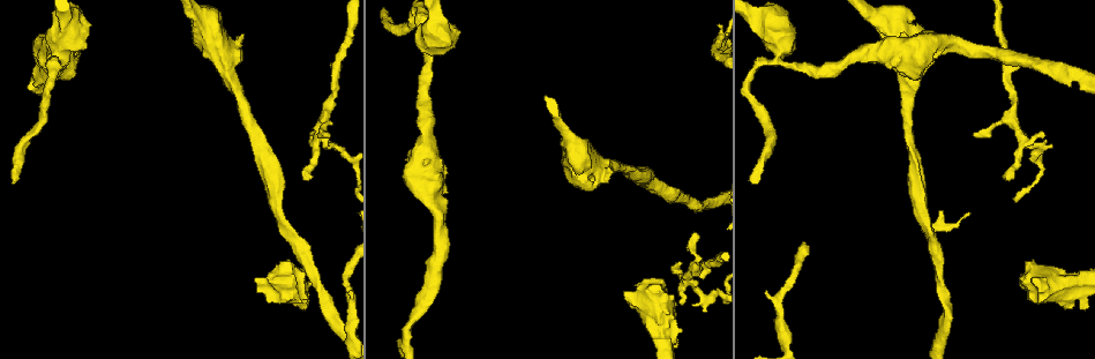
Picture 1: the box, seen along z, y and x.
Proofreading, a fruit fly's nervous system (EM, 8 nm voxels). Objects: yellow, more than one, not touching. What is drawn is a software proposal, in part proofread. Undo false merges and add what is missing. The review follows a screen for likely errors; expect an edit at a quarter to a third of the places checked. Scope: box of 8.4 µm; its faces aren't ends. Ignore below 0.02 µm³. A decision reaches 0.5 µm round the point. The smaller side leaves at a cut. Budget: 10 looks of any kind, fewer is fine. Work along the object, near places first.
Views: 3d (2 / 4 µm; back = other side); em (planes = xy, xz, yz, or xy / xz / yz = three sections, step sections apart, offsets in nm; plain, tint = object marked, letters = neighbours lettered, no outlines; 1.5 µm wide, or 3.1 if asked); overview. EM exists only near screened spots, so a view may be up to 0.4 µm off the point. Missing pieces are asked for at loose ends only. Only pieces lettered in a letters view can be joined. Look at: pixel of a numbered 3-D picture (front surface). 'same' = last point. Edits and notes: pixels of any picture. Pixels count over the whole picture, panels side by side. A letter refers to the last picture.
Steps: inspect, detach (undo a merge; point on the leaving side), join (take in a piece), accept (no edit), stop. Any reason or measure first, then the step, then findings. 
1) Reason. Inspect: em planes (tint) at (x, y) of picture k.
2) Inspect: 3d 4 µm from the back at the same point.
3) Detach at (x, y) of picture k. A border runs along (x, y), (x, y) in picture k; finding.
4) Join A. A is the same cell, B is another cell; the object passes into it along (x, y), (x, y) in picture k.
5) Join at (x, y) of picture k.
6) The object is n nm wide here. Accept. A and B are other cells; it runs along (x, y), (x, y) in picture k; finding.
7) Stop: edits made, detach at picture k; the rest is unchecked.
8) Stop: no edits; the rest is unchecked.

Sudden change in width. Inspect: 3d 4 µm from the back at (425, 133) of picture 1.

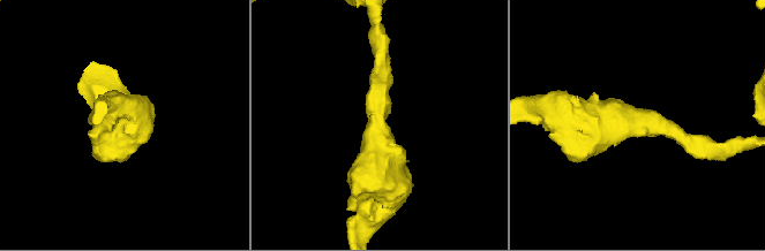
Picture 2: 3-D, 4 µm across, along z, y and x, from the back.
The arms are 240, 750 nm wide; now the EM. Inspect: em planes (tint) at (637, 126) of picture 2.

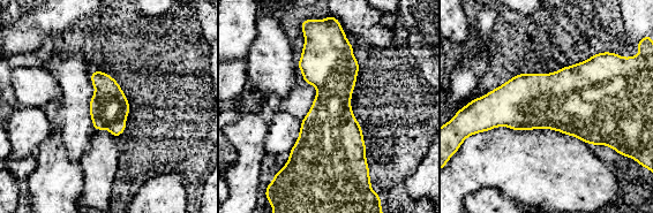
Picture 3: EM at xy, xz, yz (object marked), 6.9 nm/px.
See the neighbours. Inspect: em planes (letters) at the same point.

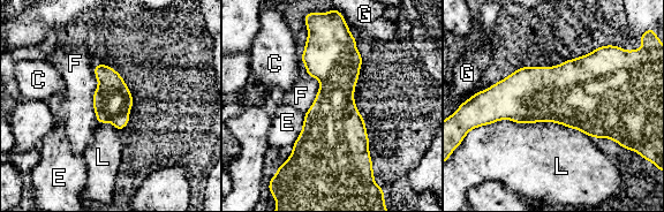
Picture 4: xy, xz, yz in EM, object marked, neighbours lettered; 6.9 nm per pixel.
Accept. C, E, F, G and L are other cells; a border runs along (95, 63), (93, 112), (98, 123) in picture 4; all the same neuron.

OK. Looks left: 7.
Calibre changes. Inspect: 3d 4 µm at (947, 41) of picture 1.

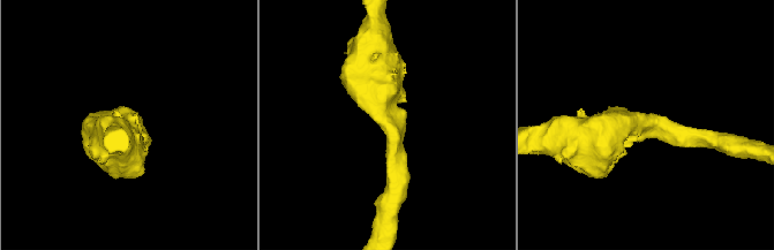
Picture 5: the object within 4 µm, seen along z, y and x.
Need the tissue. Inspect: em yz step 8 (tint) at (644, 119) of picture 5.

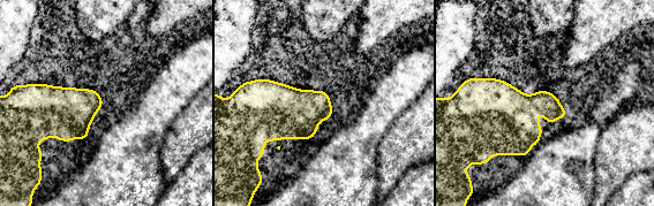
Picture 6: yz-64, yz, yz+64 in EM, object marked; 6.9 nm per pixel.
Cut it another way. Inspect: em planes (letters) at the same point.

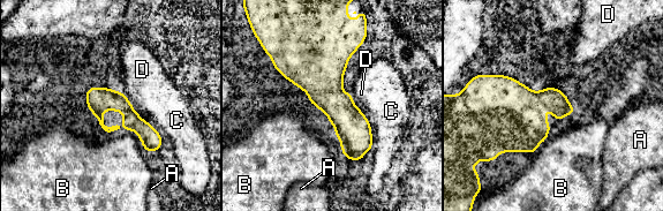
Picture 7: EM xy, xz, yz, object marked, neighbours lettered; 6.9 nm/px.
Accept. A, B, C and D are other cells; it runs along (89, 93), (115, 100), (158, 143) in picture 7; all the same neuron.

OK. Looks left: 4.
Inspect: 3d 4 µm at (778, 63) of picture 1.

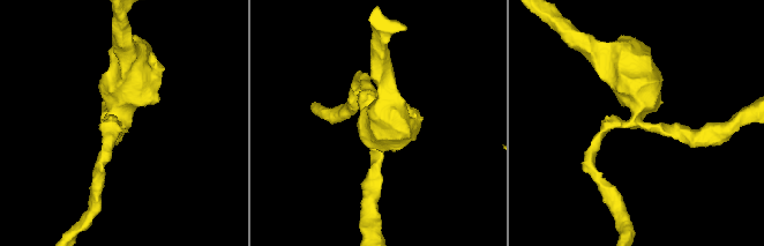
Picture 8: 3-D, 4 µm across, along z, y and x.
3 arms meet here; the arms are 160, 220, 700 nm wide; shape alone is not enough. Inspect: em planes (letters) at (121, 120) of picture 8.

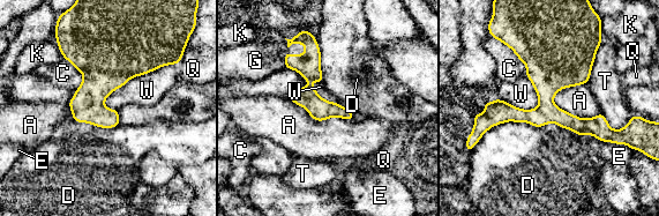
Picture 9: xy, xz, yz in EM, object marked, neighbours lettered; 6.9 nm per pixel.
The object is 160 nm wide here. Accept. A, C, D, E, G, K, Q, T and W are other cells; a border runs along (172, 64), (130, 77), (104, 105) in picture 9; one neuron here.

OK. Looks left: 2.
An open end. Inspect: em 3.1 µm planes (letters) at (627, 292) of picture 1.

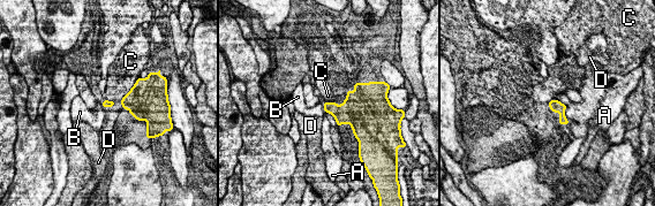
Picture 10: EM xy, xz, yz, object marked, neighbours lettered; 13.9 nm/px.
Accept. A, B, C and D are other cells; a border runs along (135, 83), (120, 99) in picture 10; none of them fits.

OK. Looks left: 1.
Stop: no edits; the rest is unchecked.

